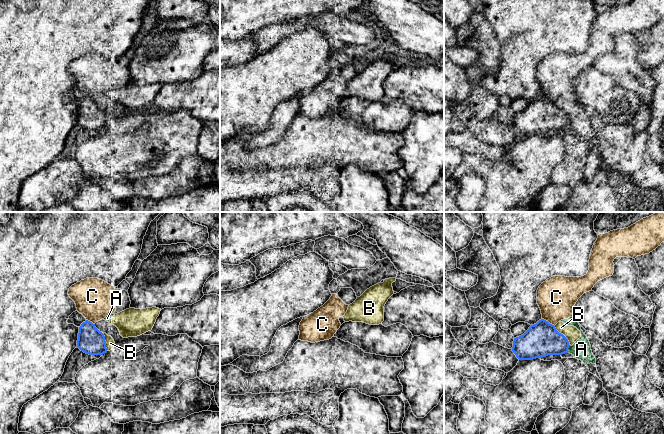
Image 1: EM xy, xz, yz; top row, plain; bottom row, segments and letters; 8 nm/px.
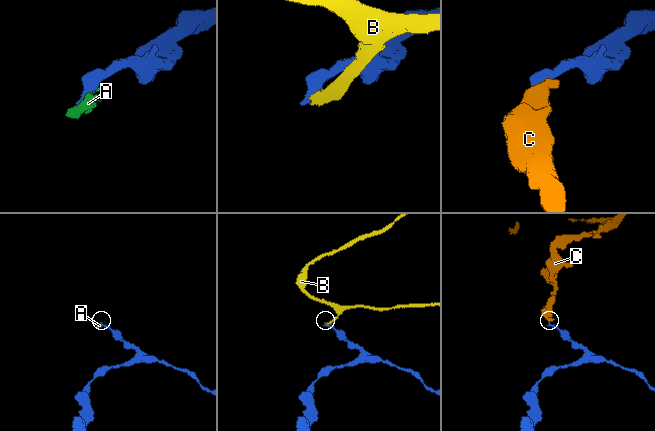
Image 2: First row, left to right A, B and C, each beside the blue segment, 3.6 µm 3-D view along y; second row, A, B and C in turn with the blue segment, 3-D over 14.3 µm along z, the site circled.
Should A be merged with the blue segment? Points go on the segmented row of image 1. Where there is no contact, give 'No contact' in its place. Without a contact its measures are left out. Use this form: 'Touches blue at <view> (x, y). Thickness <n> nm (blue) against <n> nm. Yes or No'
Touches blue at yz (568, 347). Thickness 280 nm (blue) against 160 nm. No

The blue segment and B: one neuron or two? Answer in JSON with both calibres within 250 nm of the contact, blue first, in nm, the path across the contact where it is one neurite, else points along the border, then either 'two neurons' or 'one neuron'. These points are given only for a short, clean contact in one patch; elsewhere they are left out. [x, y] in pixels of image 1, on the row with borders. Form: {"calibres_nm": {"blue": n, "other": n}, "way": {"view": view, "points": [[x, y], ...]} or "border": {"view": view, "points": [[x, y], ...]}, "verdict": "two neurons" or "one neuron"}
{"calibres_nm": {"blue": 280, "other": 110}, "verdict": "two neurons"}

